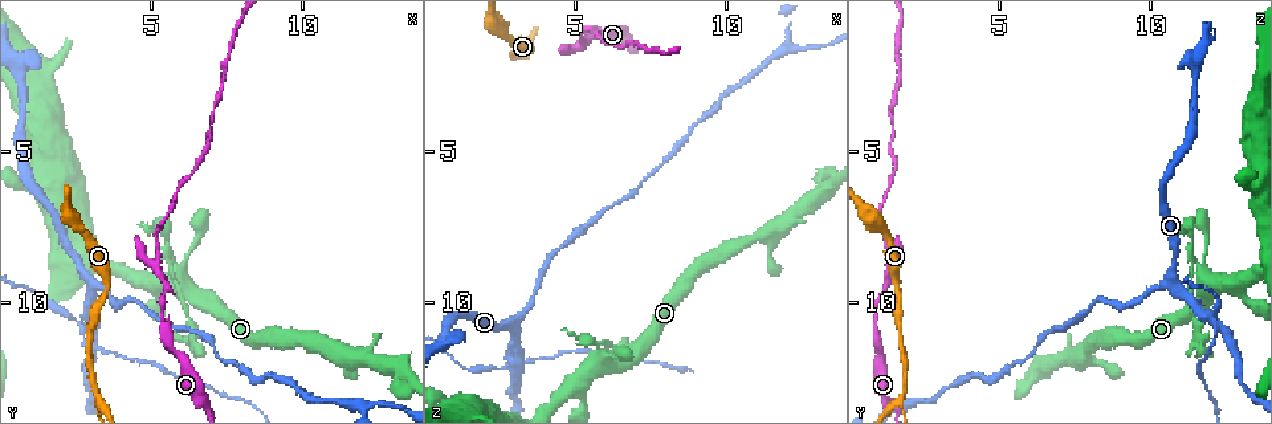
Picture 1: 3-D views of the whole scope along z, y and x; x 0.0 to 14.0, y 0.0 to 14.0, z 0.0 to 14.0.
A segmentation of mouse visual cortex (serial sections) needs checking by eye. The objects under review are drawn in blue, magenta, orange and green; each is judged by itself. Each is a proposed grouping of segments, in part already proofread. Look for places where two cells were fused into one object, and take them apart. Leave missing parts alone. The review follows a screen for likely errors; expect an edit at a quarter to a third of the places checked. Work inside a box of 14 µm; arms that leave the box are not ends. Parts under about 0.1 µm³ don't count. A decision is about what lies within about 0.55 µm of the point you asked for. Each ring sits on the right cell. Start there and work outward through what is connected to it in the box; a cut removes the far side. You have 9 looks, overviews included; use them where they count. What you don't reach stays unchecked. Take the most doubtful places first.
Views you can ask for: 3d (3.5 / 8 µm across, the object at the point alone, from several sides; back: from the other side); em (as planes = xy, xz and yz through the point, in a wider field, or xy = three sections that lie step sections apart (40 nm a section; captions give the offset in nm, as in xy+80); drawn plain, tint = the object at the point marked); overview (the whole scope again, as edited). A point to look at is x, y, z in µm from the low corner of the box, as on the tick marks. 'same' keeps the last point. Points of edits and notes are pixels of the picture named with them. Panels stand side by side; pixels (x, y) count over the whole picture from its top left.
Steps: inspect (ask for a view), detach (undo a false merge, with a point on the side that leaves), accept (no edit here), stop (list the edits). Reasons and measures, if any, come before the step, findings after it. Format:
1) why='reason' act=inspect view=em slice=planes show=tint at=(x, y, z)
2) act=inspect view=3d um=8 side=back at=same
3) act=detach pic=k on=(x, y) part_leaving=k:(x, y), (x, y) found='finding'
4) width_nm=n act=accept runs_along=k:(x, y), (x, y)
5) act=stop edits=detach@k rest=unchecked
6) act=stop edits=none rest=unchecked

act=inspect view=3d um=3.5 at=(3.3, 13.3, 1.7)

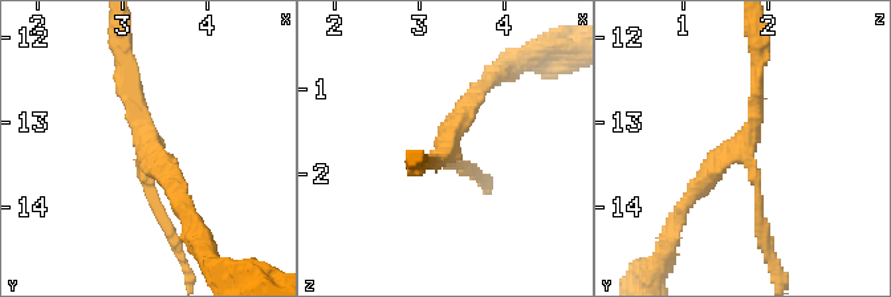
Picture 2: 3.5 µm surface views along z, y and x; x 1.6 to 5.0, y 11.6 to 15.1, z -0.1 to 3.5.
why='shape alone is not enough' act=inspect view=em slice=planes show=tint at=(3.35, 13.25, 1.70)

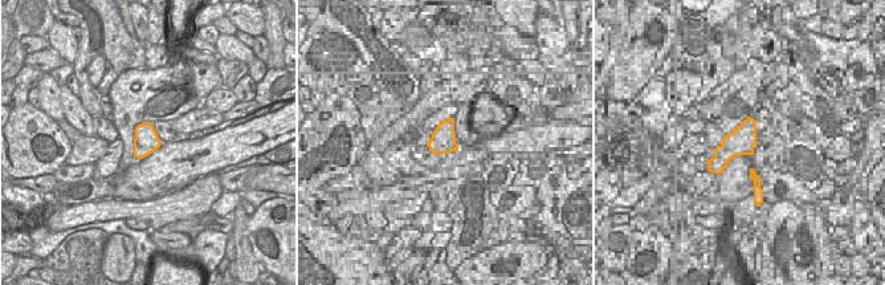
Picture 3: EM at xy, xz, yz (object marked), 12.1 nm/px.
width_nm=300 act=accept runs_along=2:(759, 64), (749, 138), (684, 203) found='continuous, no second cell'

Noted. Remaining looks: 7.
why='arms part here' act=inspect view=3d um=3.5 at=(5.3, 8.8, 1.4)

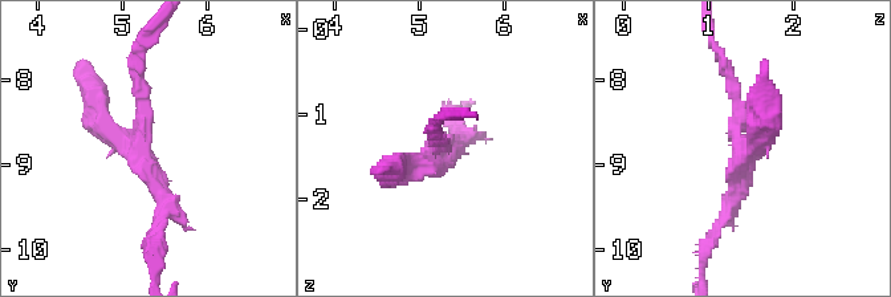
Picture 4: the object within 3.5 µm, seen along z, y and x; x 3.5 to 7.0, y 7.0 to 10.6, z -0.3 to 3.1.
act=inspect view=em slice=planes show=plain at=(5.20, 8.80, 1.35)

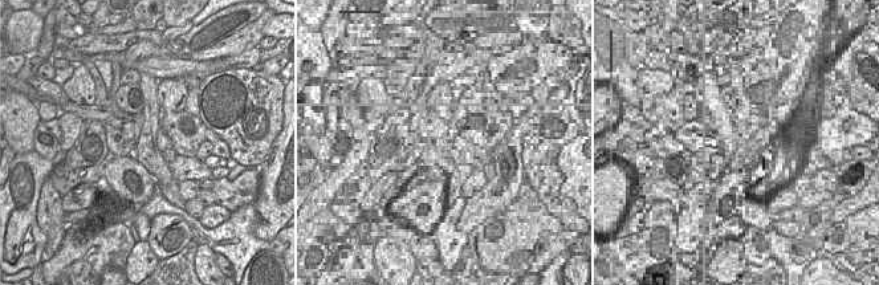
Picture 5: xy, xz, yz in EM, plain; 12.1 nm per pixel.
why='with the object marked' act=inspect view=em slice=planes show=tint at=same

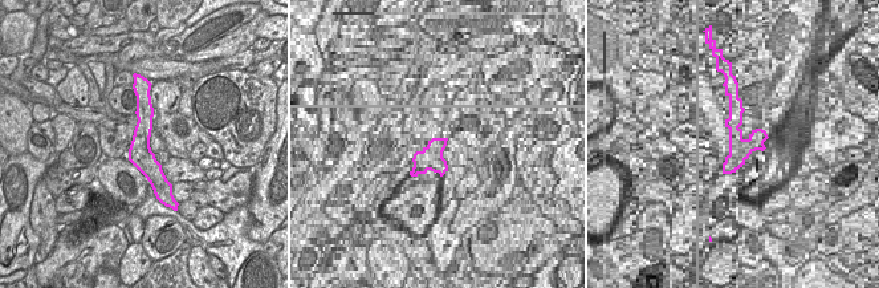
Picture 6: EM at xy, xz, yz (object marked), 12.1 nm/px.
width_nm=280 act=detach pic=4 on=(104, 96) found='two cells meet here'

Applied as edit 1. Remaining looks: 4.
why='redraw' act=inspect view=overview

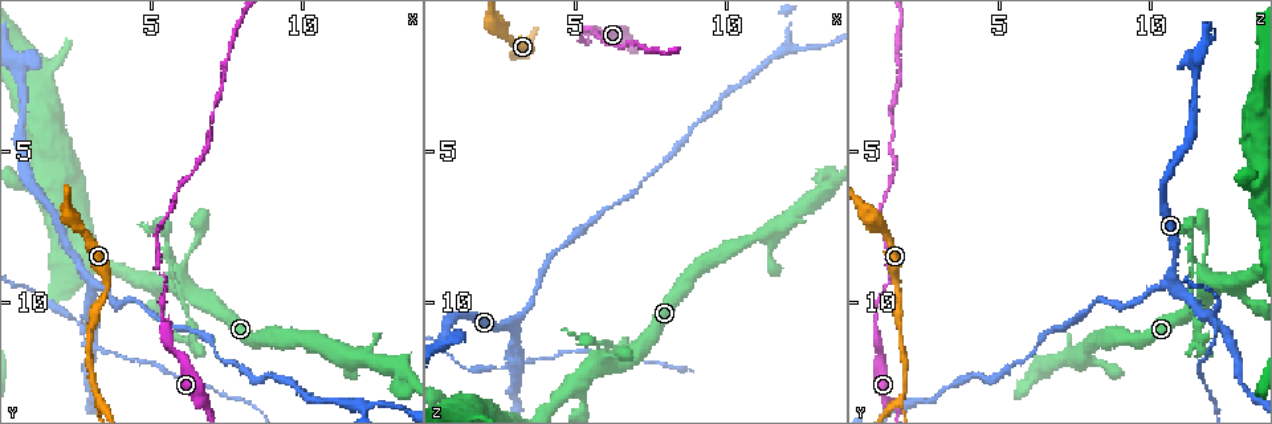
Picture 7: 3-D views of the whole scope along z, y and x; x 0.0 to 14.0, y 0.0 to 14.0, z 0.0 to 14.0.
why='arms part here' act=inspect view=3d um=3.5 at=(3.0, 9.4, 10.6)

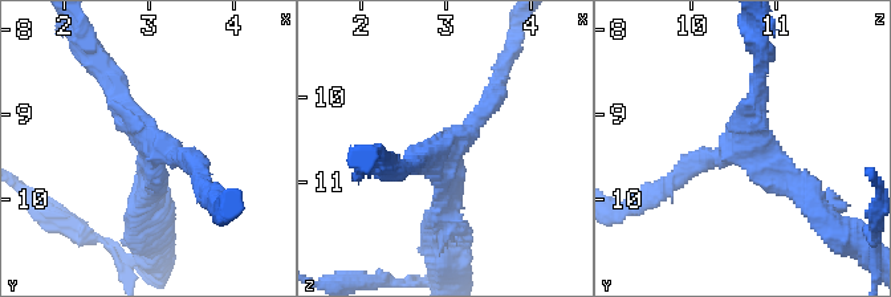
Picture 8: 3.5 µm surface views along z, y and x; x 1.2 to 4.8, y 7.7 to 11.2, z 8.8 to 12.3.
arms=3 arm_widths_nm=200,250,250 act=inspect view=em slice=xy step=2 show=tint at=(3.05, 9.35, 10.55)

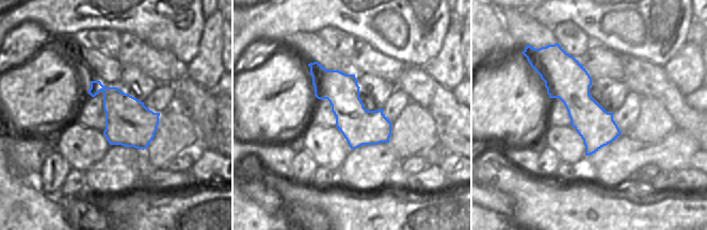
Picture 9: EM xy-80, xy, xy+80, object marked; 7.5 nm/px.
act=accept runs_along=8:(104, 69), (153, 142), (149, 195) found='all the same cell'

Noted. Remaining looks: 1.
act=stop edits=detach@4 rest=unchecked

